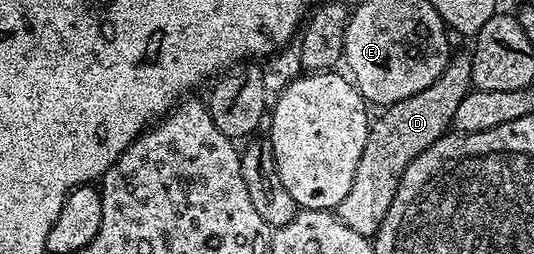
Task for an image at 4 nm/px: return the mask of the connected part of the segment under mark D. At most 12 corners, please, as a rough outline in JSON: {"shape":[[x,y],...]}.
{"shape":[[455,52],[424,91],[371,120],[338,218],[377,233],[408,163],[447,136],[471,92]]}

